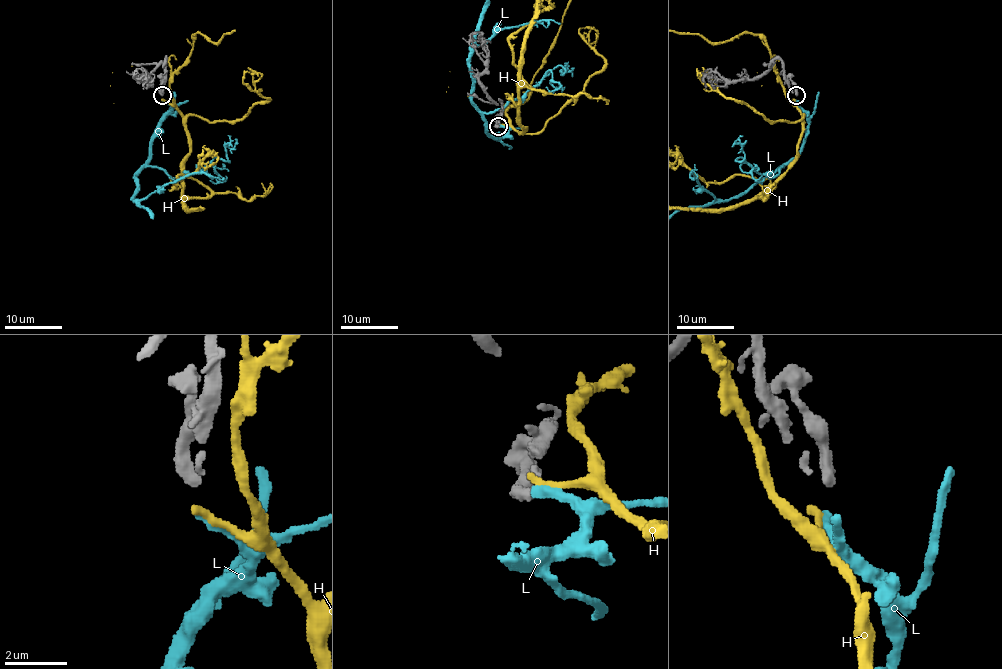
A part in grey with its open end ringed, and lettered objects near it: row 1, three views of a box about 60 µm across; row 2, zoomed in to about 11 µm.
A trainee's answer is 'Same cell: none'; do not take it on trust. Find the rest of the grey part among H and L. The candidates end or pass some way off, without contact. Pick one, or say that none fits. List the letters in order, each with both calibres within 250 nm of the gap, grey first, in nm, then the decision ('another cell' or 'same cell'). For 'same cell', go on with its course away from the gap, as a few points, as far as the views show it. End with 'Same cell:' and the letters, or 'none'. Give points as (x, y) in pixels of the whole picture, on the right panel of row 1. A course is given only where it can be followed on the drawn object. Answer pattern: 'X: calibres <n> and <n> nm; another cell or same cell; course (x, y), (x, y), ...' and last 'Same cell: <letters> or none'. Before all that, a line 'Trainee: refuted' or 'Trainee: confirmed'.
Trainee: refuted
H: calibres 280 and 260 nm; another cell
L: calibres 280 and 320 nm; same cell
Same cell: L

